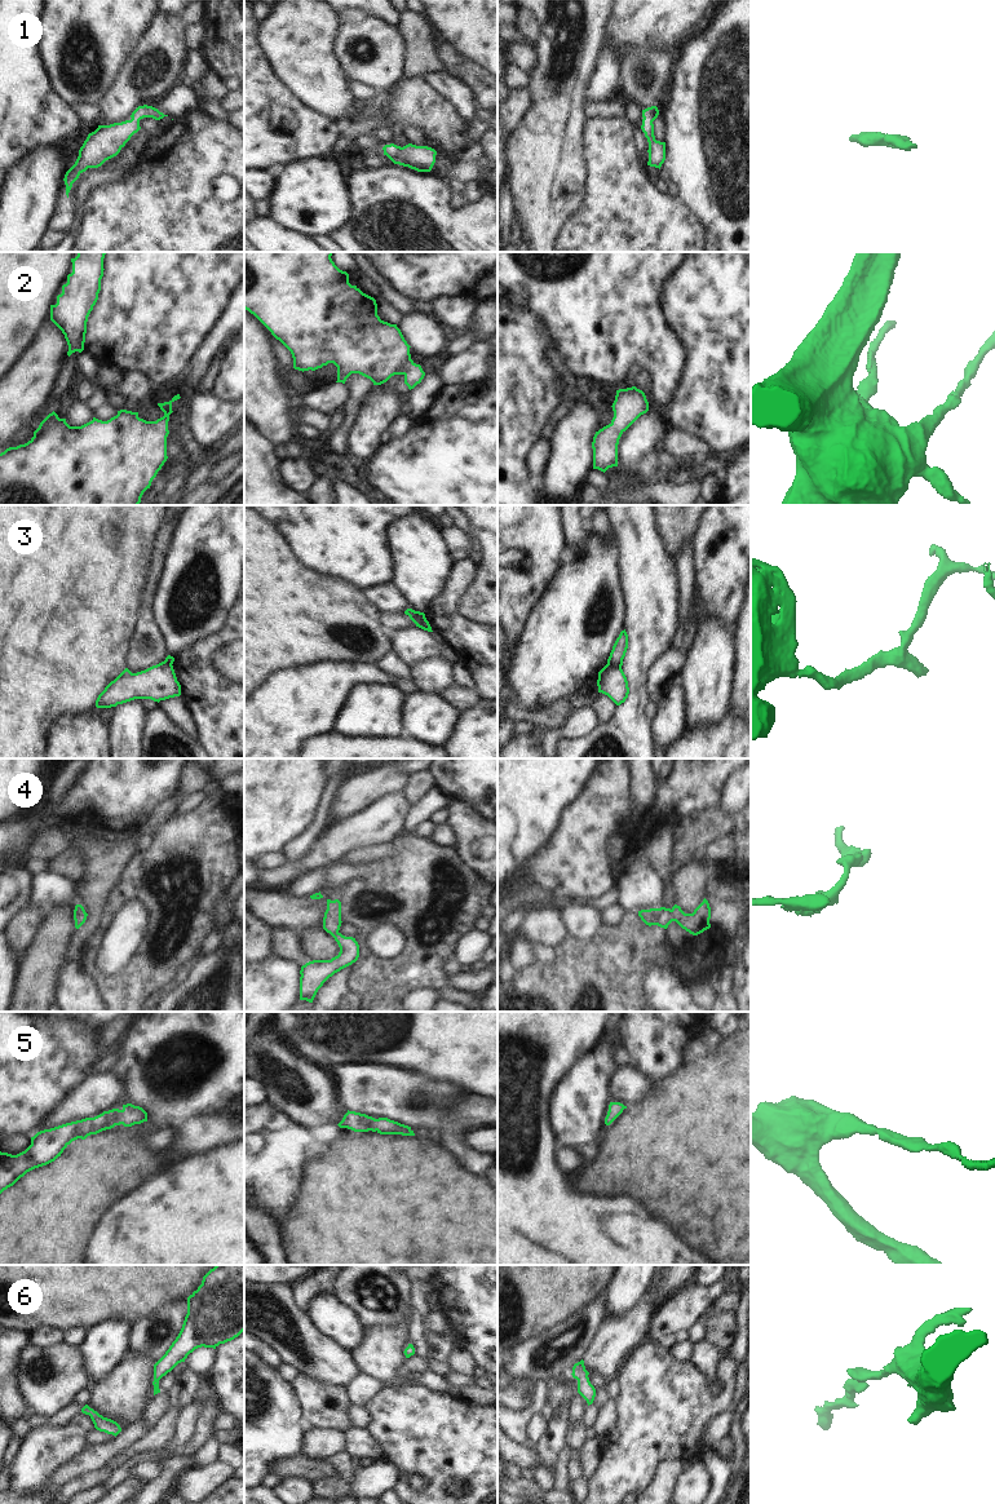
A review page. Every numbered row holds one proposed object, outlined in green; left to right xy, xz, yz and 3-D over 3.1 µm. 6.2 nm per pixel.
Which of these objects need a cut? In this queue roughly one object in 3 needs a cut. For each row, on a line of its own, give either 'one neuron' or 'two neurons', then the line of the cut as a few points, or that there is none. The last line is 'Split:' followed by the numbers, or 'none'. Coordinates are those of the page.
1: one neuron | no cut
2: one neuron | no cut
3: two neurons | yz (607, 663), (620, 668)
4: one neuron | no cut
5: one neuron | no cut
6: one neuron | no cut
Split: 3

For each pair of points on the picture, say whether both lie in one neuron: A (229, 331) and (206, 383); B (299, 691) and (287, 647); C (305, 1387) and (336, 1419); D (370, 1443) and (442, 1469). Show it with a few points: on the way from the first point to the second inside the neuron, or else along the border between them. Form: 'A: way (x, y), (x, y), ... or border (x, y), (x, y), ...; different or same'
A: border (225, 348), (211, 361), (202, 376); different
B: border (322, 660), (275, 669), (264, 678); different
C: way (312, 1394), (328, 1411); same
D: border (366, 1428), (381, 1449), (383, 1456); different

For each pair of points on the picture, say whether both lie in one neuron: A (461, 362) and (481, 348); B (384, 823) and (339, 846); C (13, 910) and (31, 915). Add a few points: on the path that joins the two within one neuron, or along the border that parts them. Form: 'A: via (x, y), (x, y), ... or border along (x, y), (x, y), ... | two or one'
A: via (467, 362), (476, 353) | one
B: via (372, 826), (350, 835) | one
C: border along (29, 905), (13, 919) | two

